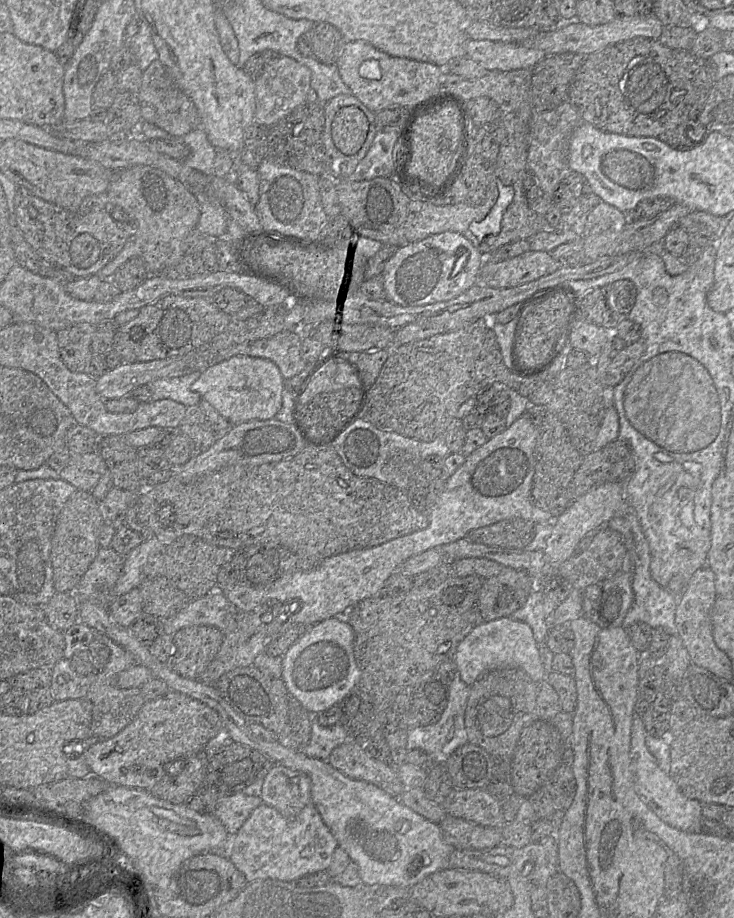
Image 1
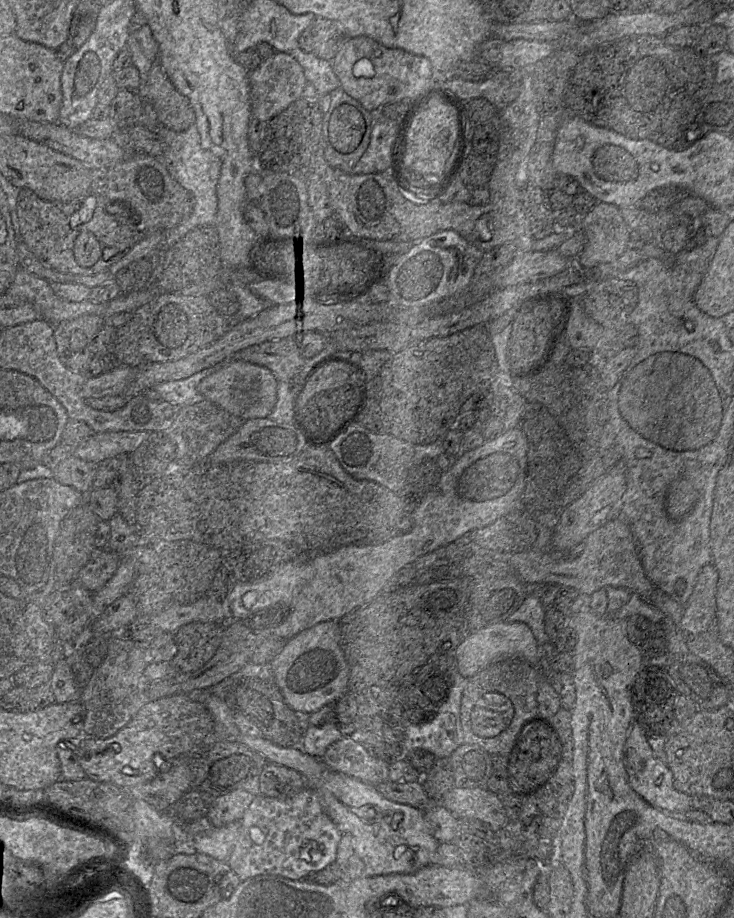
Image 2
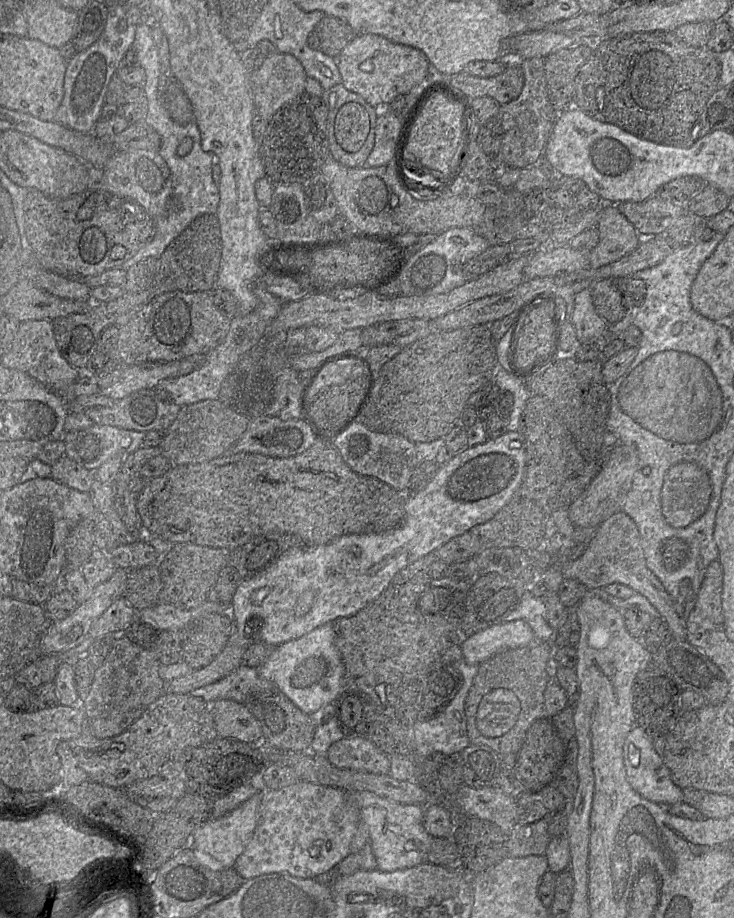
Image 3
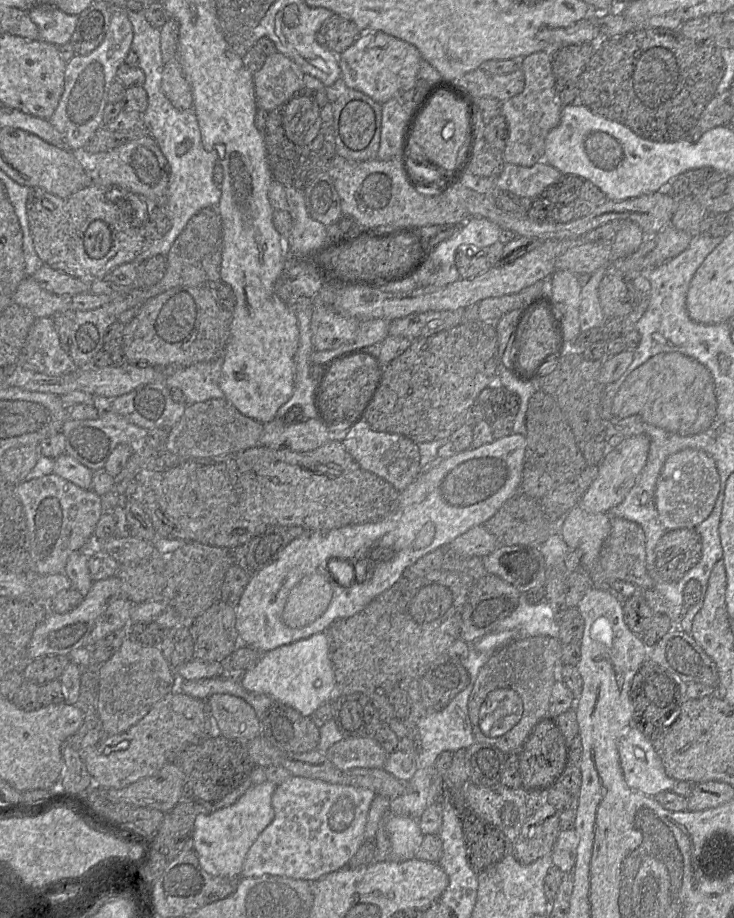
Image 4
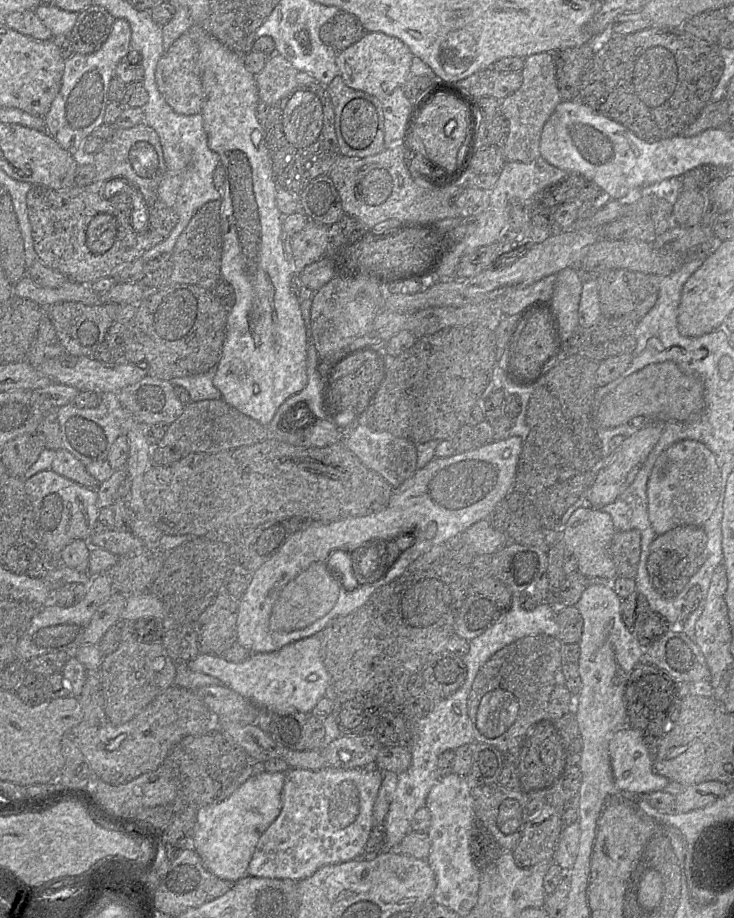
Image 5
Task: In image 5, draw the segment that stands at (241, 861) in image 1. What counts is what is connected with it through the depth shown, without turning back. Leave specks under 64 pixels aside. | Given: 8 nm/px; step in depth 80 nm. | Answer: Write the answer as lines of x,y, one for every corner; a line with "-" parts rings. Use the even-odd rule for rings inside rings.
377,766
352,769
327,767
321,770
289,768
282,790
282,808
275,821
261,835
248,865
247,874
272,879
300,881
320,868
362,857
373,828
373,806
384,773

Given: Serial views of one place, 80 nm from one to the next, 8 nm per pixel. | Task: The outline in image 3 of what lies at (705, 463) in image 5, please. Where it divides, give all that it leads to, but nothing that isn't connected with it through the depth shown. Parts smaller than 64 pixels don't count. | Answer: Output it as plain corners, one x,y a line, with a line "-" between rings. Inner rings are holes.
692,462
672,466
664,477
661,508
666,522
674,528
684,528
699,519
707,510
712,495
712,482
707,472

